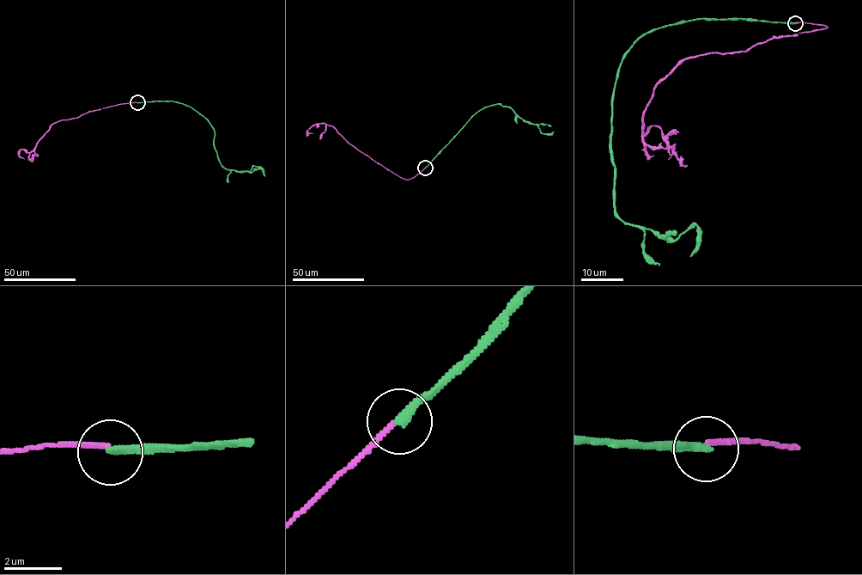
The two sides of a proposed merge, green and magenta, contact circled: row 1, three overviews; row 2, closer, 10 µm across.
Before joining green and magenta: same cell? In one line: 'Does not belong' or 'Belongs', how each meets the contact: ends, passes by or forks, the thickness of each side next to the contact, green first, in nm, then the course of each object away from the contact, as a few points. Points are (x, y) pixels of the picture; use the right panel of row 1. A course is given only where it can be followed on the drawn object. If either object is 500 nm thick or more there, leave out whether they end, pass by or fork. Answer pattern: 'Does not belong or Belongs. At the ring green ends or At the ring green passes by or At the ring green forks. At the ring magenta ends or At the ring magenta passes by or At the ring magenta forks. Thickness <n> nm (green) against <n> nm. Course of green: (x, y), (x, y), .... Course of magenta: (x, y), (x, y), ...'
Does not belong. At the ring green ends. At the ring magenta ends. Thickness 280 nm (green) against 160 nm. Course of green: (795, 23), (680, 21), (642, 34), (622, 58), (610, 119), (615, 213), (674, 239), (695, 224), (690, 256). Course of magenta: (795, 22), (828, 27), (688, 57), (656, 85), (642, 135), (656, 125), (670, 155)

